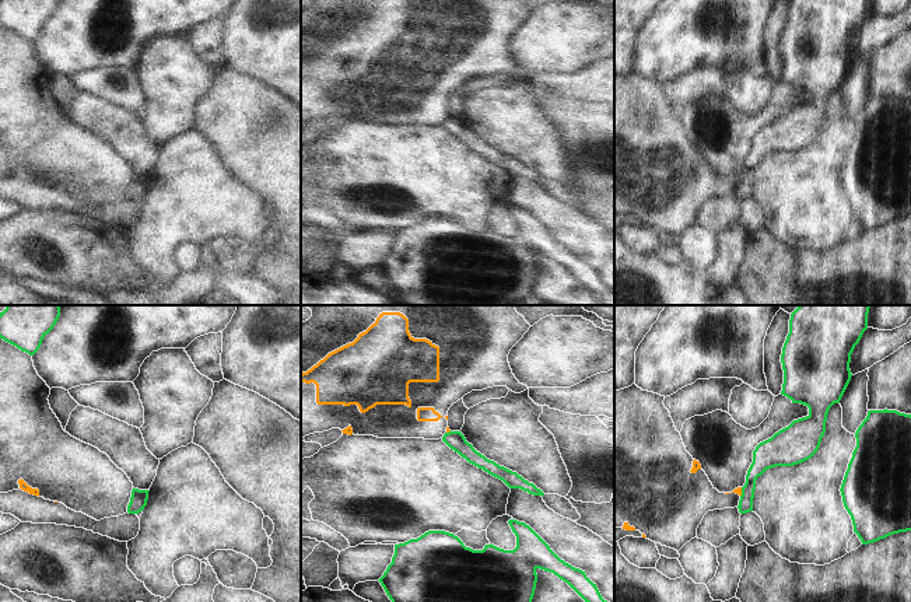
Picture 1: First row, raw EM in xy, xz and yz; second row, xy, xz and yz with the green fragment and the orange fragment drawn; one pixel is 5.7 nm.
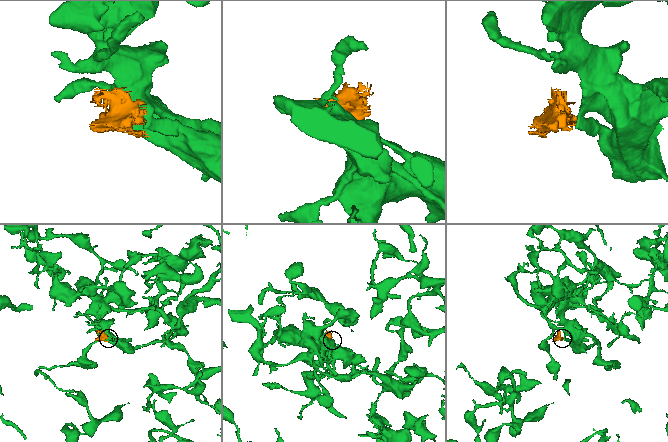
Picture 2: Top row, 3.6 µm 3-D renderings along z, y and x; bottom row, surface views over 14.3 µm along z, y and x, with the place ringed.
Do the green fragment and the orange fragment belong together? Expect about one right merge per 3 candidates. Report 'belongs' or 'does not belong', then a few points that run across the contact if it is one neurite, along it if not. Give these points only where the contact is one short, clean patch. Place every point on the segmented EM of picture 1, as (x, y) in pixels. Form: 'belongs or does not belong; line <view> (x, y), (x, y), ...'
does not belong; line yz (742, 487), (740, 496)

